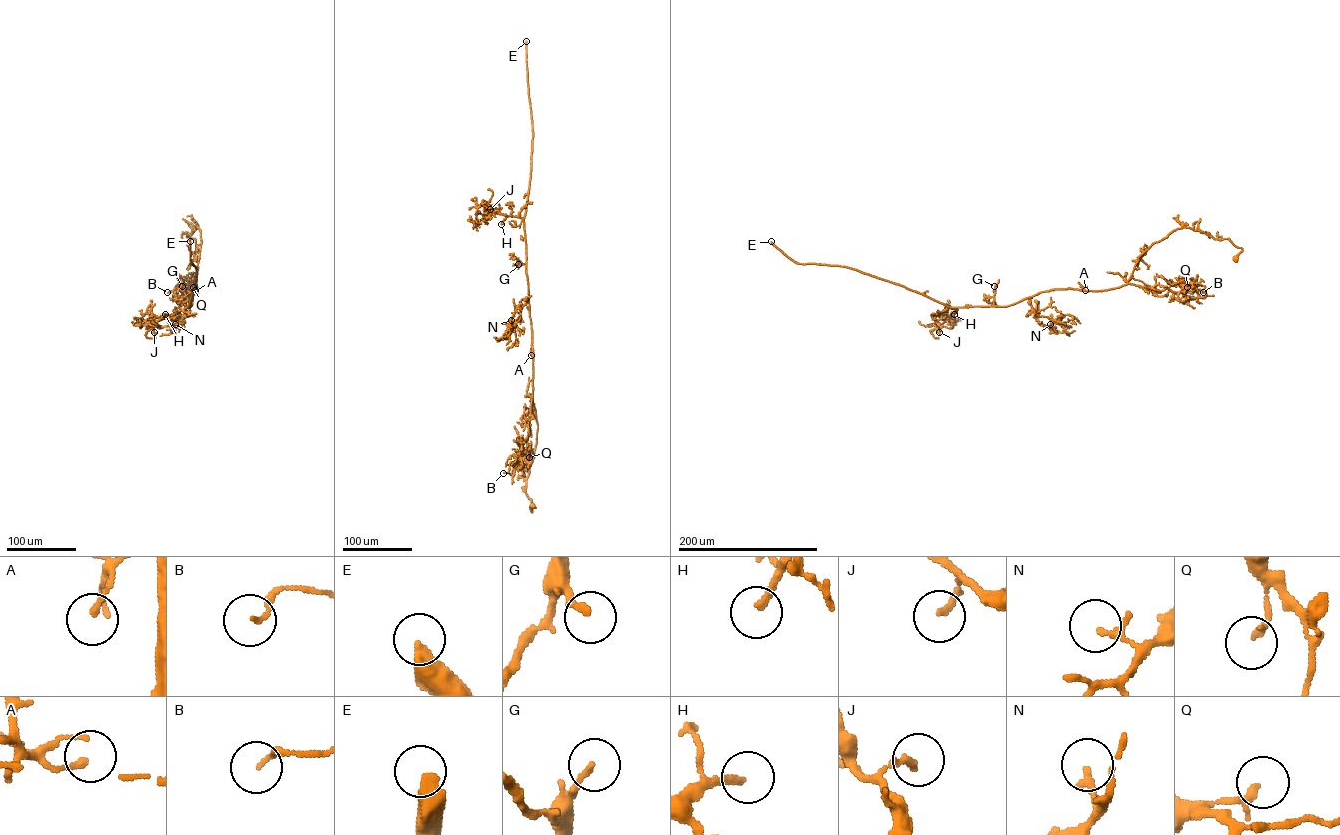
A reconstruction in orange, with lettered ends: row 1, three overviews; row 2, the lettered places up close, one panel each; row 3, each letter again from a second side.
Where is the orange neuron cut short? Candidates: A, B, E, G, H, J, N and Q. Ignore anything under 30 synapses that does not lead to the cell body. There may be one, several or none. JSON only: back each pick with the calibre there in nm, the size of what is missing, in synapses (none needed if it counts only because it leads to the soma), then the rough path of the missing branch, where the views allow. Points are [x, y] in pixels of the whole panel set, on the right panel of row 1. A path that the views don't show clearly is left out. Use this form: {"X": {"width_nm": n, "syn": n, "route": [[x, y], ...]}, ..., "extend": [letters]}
{"E": {"width_nm": 460, "syn": 2000}, "H": {"width_nm": 200, "syn": 100, "route": [[954, 314], [964, 294]]}, "extend": ["E", "H"]}

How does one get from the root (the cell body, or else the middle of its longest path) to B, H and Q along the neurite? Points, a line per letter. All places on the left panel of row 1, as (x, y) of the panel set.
B: (195, 259), (195, 239), (190, 239), (197, 227), (201, 241), (193, 290), (182, 292), (176, 285), (167, 292)
H: (195, 259), (195, 239), (190, 239), (197, 227), (201, 241), (197, 290), (193, 291), (192, 304), (165, 314)
Q: (195, 259), (195, 239), (190, 239), (197, 227), (201, 241), (193, 290), (190, 283), (193, 287)

